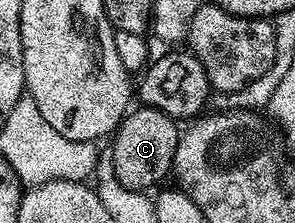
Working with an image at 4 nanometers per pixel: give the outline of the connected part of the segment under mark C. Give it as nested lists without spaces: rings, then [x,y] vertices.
[[[139,106],[132,109],[120,123],[111,140],[113,146],[114,176],[123,186],[138,190],[149,190],[165,174],[170,173],[174,152],[180,138],[180,127],[173,119],[158,109]]]

